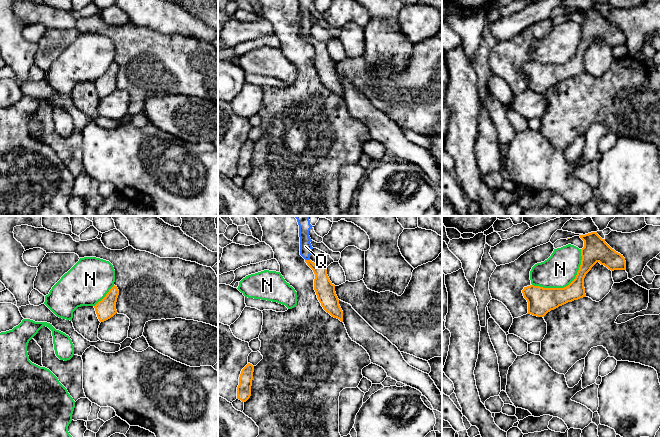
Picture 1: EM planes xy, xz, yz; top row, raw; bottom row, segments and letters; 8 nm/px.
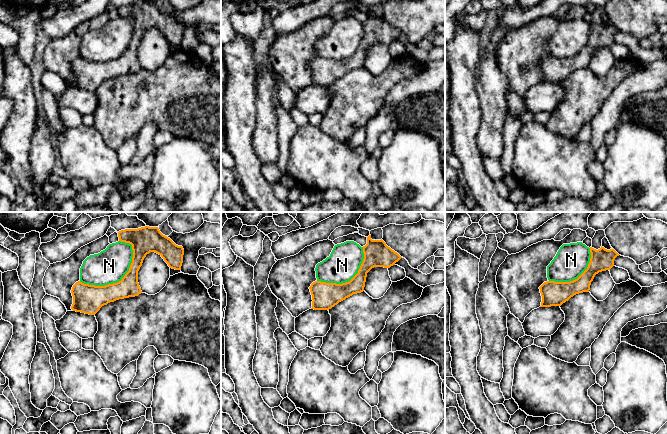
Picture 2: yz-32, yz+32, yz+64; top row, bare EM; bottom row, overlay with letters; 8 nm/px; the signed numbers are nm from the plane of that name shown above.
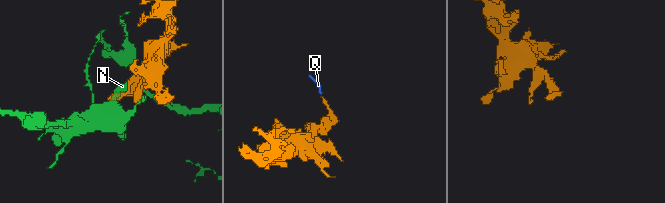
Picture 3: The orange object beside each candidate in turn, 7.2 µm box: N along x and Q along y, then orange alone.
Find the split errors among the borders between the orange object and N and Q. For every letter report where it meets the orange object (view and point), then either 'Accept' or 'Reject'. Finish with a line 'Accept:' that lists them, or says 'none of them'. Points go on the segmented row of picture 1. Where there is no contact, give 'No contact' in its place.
N: Touches orange at yz (568, 285). Reject
Q: Touches orange at xz (307, 260). Accept
Accept: Q

